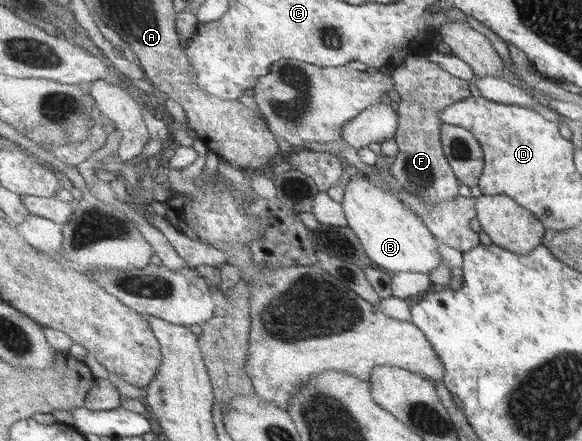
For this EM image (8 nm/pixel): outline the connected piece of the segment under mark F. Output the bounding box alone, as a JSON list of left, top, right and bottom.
[388,51,470,207]

